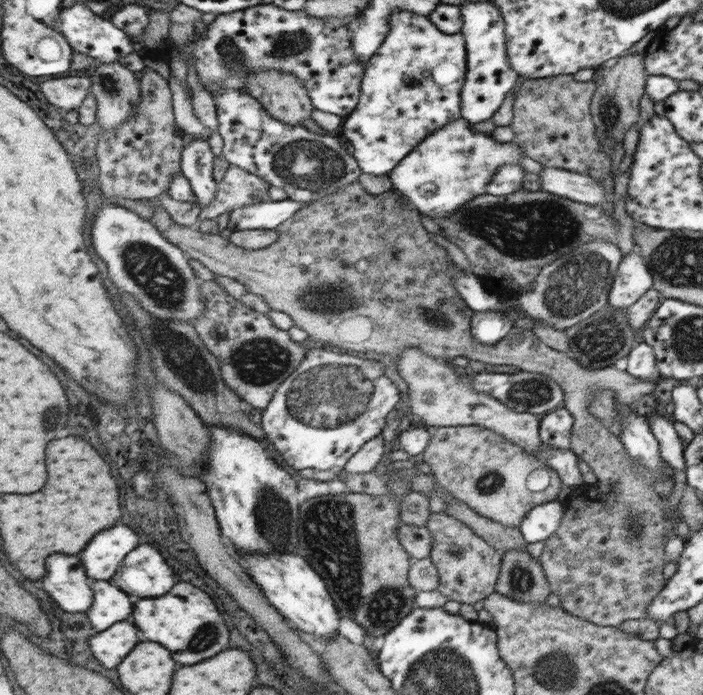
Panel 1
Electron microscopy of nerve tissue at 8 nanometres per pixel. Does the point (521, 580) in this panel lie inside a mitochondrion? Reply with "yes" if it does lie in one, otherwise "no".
yes

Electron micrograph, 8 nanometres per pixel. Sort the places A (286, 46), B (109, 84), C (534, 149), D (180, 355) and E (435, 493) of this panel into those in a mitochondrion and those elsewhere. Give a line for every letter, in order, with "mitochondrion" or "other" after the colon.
A: mitochondrion
B: mitochondrion
C: other
D: mitochondrion
E: other

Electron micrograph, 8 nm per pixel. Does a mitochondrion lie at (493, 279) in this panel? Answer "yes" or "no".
yes

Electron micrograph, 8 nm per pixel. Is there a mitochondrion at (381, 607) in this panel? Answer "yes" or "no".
yes

